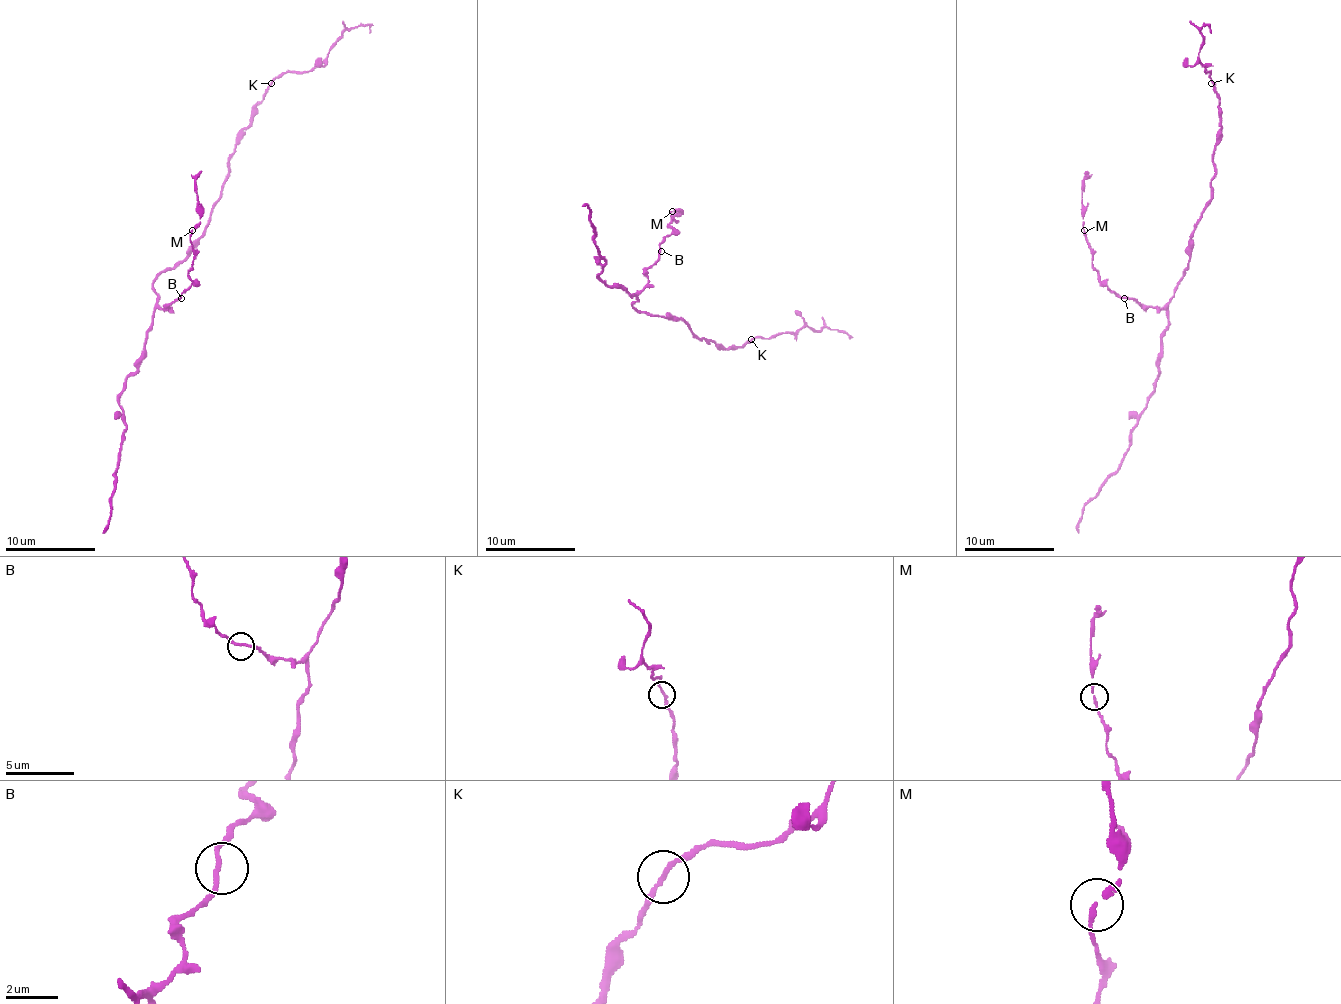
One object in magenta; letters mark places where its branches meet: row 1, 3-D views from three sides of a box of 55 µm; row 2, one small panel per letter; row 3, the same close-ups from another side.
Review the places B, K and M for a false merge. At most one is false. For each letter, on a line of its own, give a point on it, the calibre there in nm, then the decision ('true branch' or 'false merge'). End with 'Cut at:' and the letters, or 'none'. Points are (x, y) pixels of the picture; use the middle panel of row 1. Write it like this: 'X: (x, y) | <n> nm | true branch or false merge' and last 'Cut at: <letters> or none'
B: (661, 251) | 180 nm | true branch
K: (751, 339) | 170 nm | true branch
M: (672, 211) | 160 nm | false merge
Cut at: M

